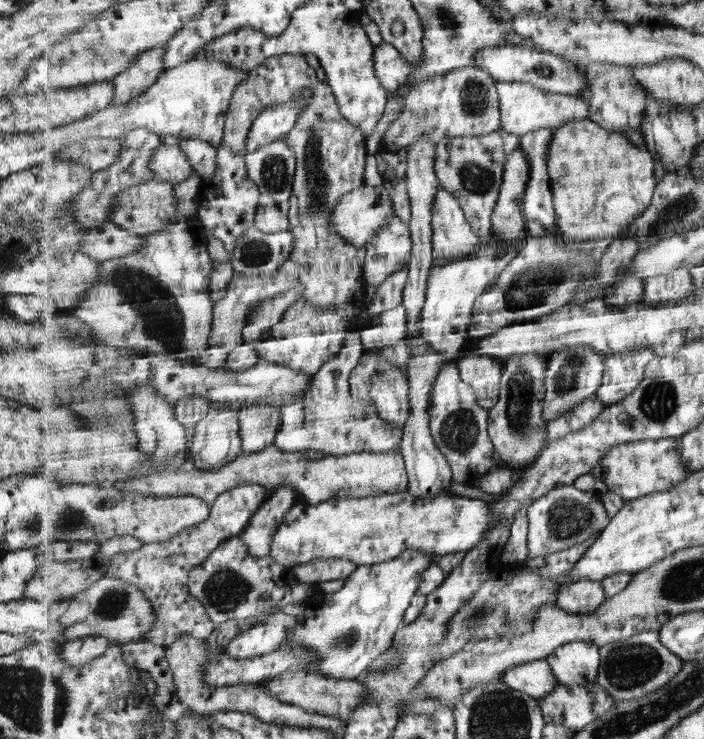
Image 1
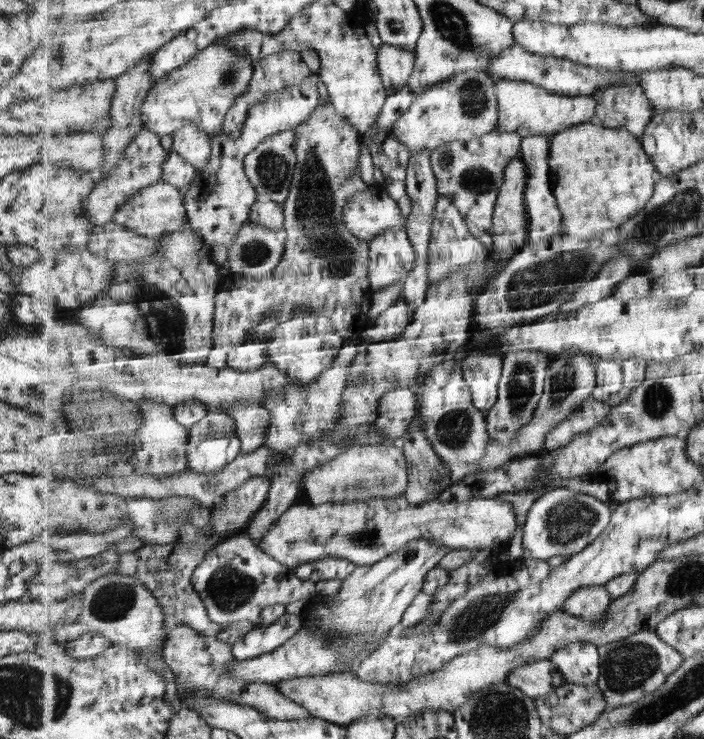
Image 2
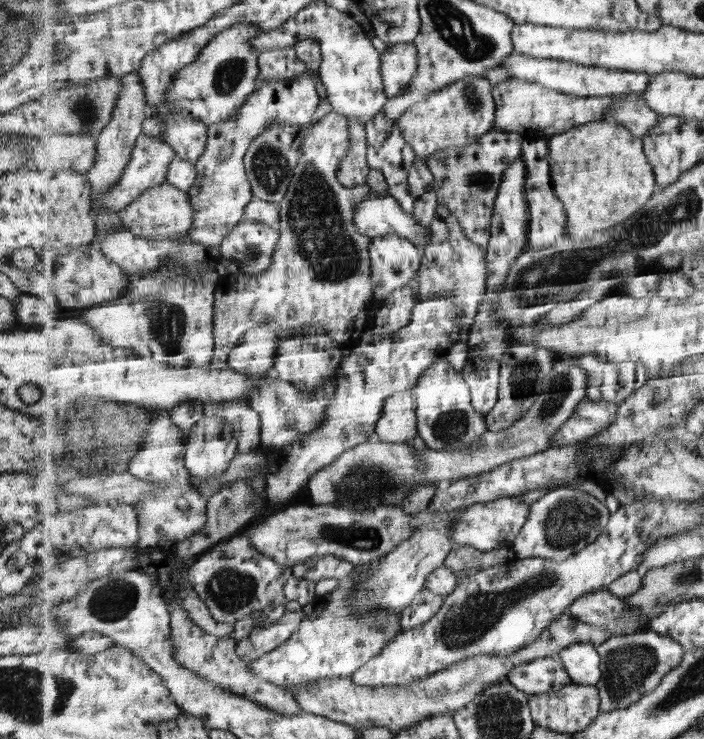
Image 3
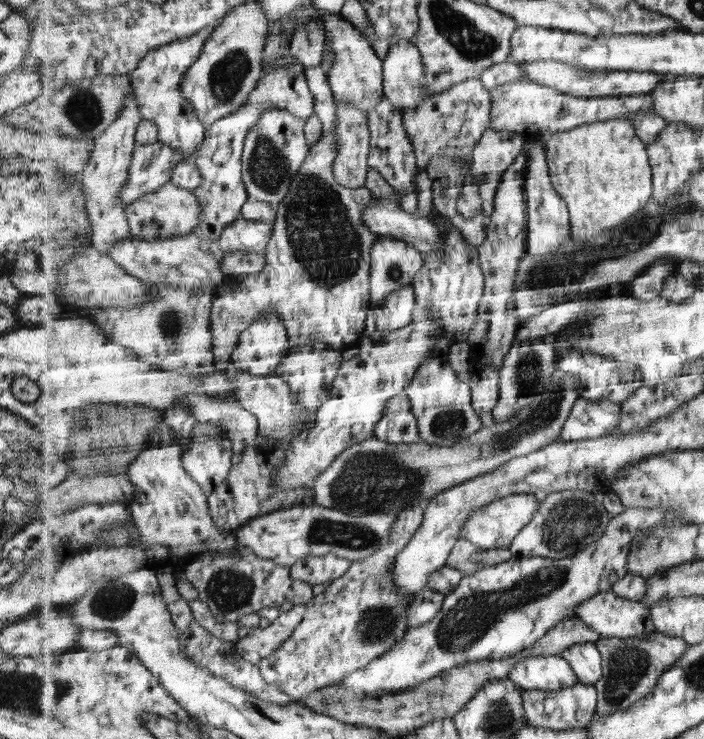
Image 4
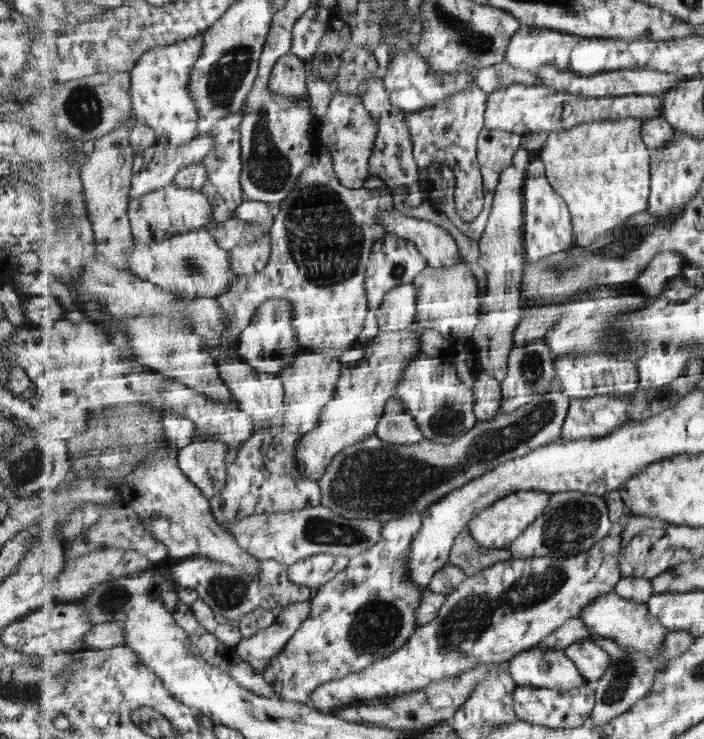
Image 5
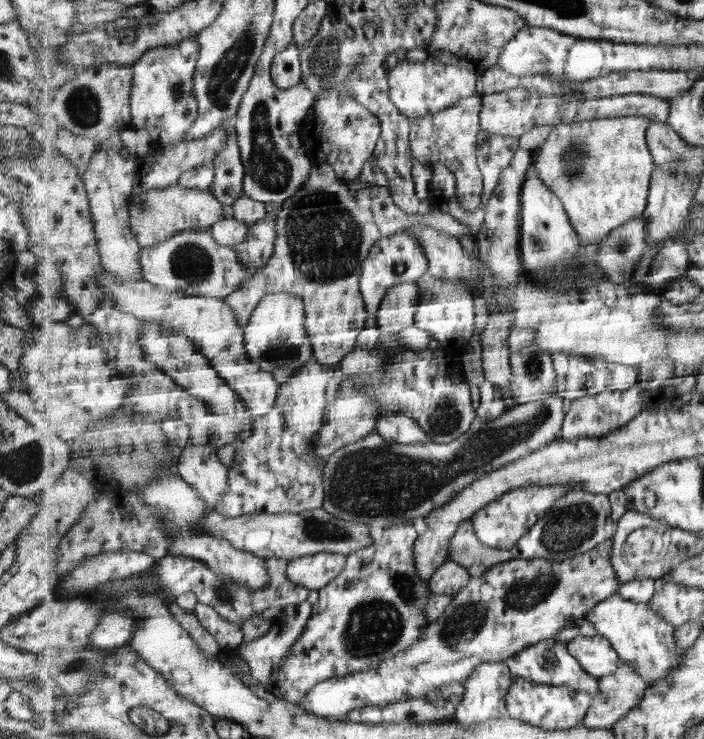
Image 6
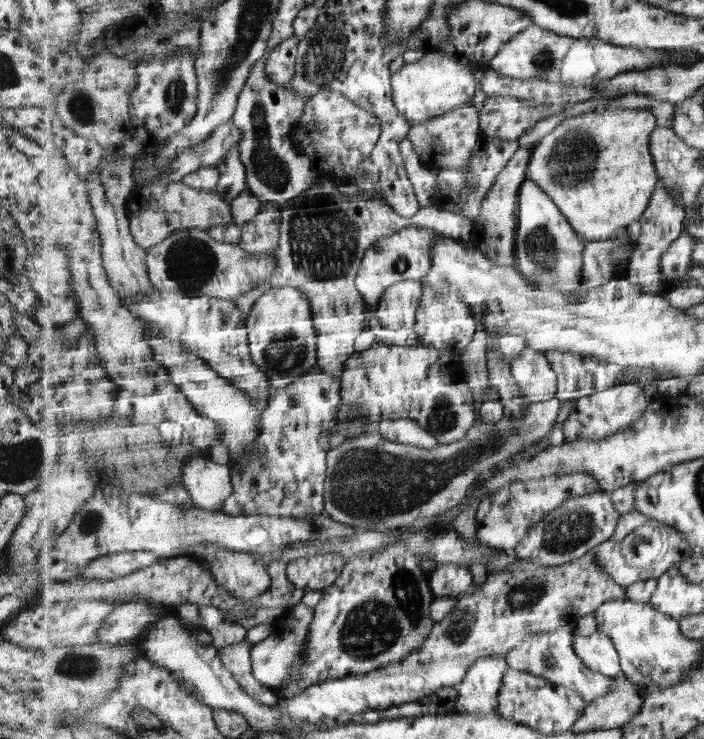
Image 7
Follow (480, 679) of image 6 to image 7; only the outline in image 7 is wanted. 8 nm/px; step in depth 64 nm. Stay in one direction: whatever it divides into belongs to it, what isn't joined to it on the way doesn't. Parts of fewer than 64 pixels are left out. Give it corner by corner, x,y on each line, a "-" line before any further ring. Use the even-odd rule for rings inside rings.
481,656
471,666
463,682
457,685
456,712
469,716
499,715
499,690
507,668
506,658

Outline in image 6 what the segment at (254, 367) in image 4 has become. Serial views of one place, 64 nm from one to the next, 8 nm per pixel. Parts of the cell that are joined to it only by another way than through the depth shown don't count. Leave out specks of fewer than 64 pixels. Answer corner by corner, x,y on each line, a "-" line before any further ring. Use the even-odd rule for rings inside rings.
271,294
263,298
259,307
253,311
247,327
243,328
245,348
250,360
258,364
261,370
272,372
281,384
285,383
293,373
299,371
303,365
307,365
307,361
315,354
304,326
304,316
304,301
291,294

